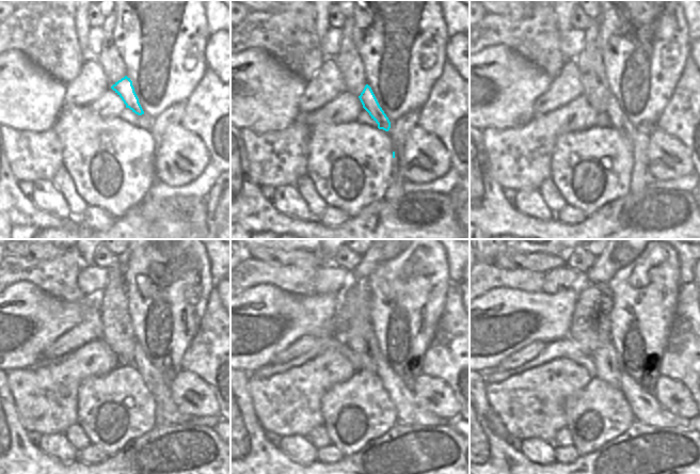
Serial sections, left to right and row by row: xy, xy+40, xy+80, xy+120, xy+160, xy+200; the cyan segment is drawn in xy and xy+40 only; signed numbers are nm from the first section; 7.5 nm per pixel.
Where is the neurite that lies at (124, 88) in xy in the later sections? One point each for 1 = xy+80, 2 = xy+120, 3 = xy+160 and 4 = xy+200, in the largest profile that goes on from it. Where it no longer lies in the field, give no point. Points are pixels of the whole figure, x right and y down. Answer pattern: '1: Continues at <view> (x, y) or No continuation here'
1: Continues at xy+80 (618, 120)
2: Continues at xy+120 (158, 386)
3: Continues at xy+160 (409, 412)
4: Continues at xy+200 (647, 410).

